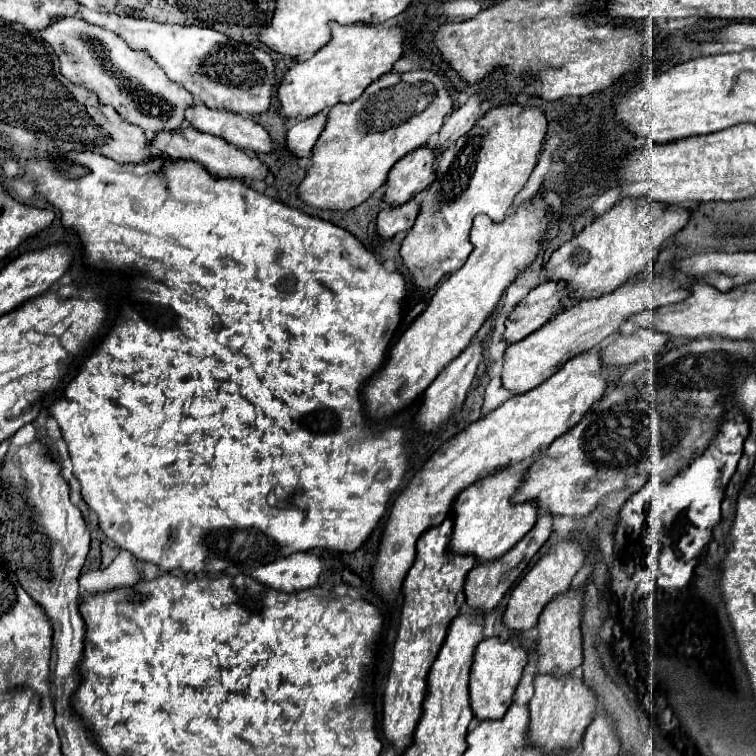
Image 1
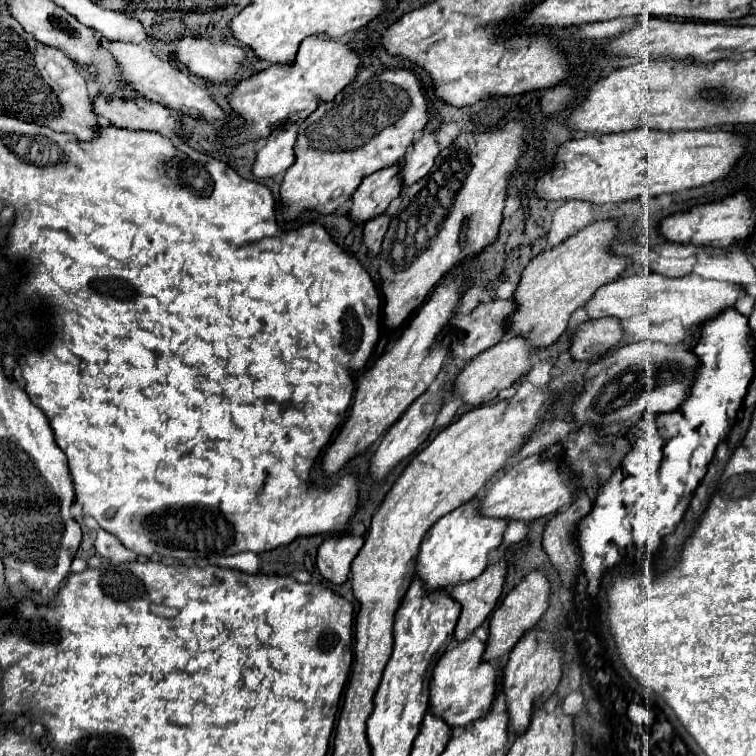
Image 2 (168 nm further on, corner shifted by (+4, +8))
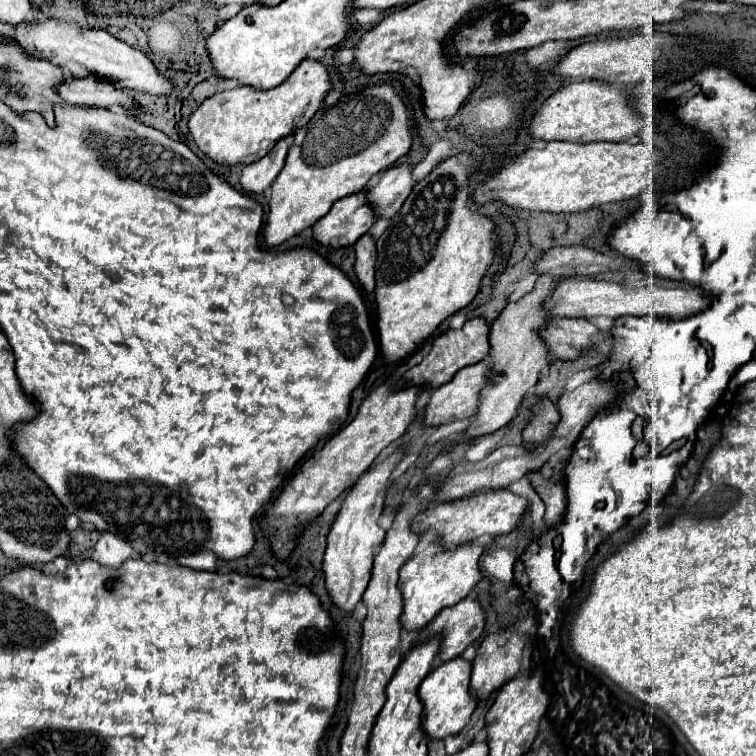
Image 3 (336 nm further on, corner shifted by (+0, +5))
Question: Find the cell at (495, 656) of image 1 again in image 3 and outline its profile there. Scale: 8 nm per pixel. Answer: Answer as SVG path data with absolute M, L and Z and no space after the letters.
M461 657L439 665L423 679L417 695L423 705L421 727L427 737L445 739L449 735L461 733L461 729L469 723L469 719L475 711L475 699L469 693L469 679L471 679L471 665L469 665L469 661L463 661Z

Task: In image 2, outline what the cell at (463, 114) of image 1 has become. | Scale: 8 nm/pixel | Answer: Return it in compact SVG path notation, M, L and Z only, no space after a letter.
M439 130L423 132L423 136L407 152L405 166L403 166L403 184L405 186L423 178L431 170L431 166L435 164L435 158L439 154L437 136L439 136Z

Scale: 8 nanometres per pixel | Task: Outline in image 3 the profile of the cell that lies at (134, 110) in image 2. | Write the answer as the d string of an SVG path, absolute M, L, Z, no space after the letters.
M67 75L59 87L55 87L55 93L71 103L71 105L99 105L105 109L123 109L133 107L131 97L127 97L127 91L113 89L113 85L105 79L99 79L97 75L85 75L81 79L75 79L73 75Z

